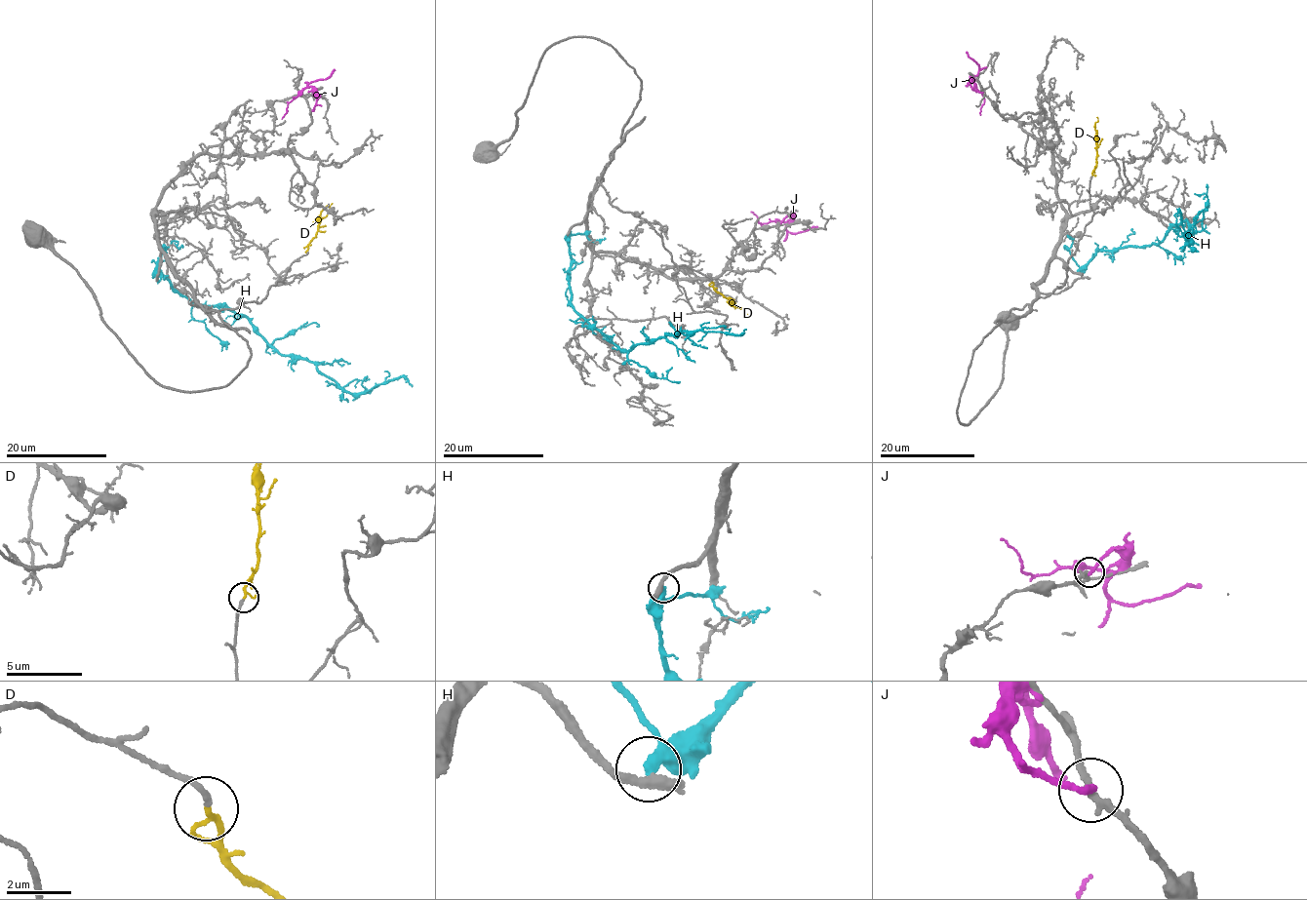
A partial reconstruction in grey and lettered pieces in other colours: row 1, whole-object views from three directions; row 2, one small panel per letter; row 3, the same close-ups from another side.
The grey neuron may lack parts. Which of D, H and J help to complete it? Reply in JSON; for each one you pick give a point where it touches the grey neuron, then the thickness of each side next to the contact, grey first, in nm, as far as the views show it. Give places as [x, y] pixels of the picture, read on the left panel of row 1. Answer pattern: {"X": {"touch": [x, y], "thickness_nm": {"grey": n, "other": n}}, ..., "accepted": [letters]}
{"D": {"touch": [307, 252], "thickness_nm": {"grey": 160, "other": 180}}, "accepted": ["D"]}

